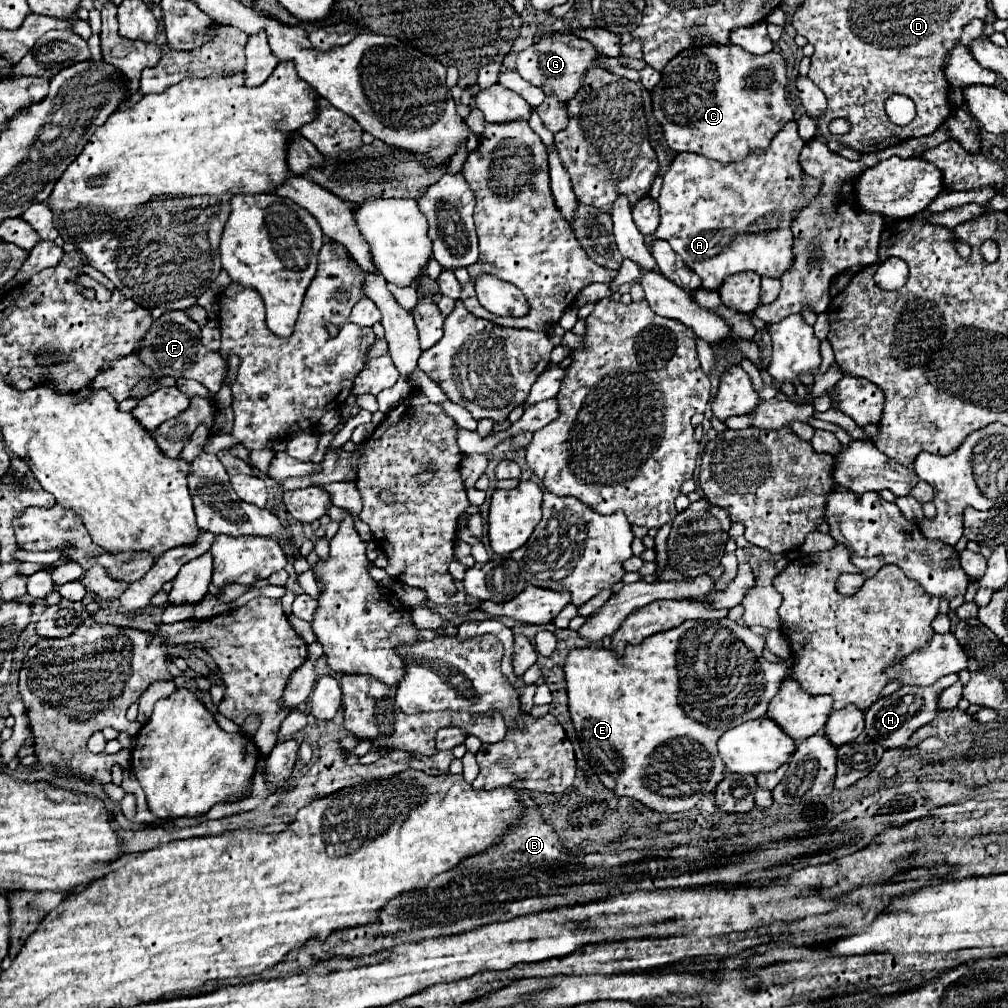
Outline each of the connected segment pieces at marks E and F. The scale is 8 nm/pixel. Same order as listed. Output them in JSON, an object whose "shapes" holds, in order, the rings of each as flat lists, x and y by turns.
{"shapes":[[[686,620,684,624,666,630,666,632,658,632,650,638,646,638,642,644,638,646,626,646,624,656,616,656,612,650,600,648,576,648,568,654,566,664,564,664,564,672,566,672,566,684,568,684,568,708,570,708,570,716,572,722,576,726,576,734,580,740,580,746,584,750,586,760,590,762,592,770,598,774,600,782,612,790,618,796,628,796,634,798,638,802,642,802,646,808,654,810,654,812,666,812,666,814,676,814,676,812,688,812,696,806,696,802,700,800,702,794,710,794,716,790,718,782,722,782,724,778,724,762,716,750,716,742,718,738,734,728,740,726,742,722,748,720,758,720,766,716,768,704,770,700,776,696,776,692,780,690,780,684,784,682,786,674,788,674,788,664,786,662,768,662,762,656,764,650,764,638,754,634,750,628,734,622,734,620]],[[182,310,166,312,160,320,156,320,152,324,152,328,148,330,148,334,142,340,140,358,146,366,150,366,152,370,164,372,166,376,198,380,200,384,204,384,210,390,210,394,216,394,222,388,222,380,224,380,226,368,228,368,228,362,218,352,210,352,200,344,198,324,192,322,186,316,186,312,182,312]]]}

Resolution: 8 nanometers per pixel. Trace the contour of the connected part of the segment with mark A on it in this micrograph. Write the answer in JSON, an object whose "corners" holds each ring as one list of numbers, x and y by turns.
{"corners":[[796,120,788,122,770,142,766,150,750,152,742,162,722,164,718,160,708,160,700,154,678,154,664,174,660,204,660,228,656,238,666,240,676,254,694,270,706,290,718,290,726,276,736,272,752,270,758,276,780,279,792,264,792,220,798,212,820,192,822,182,806,178,800,166,800,152,804,140,796,132]]}

